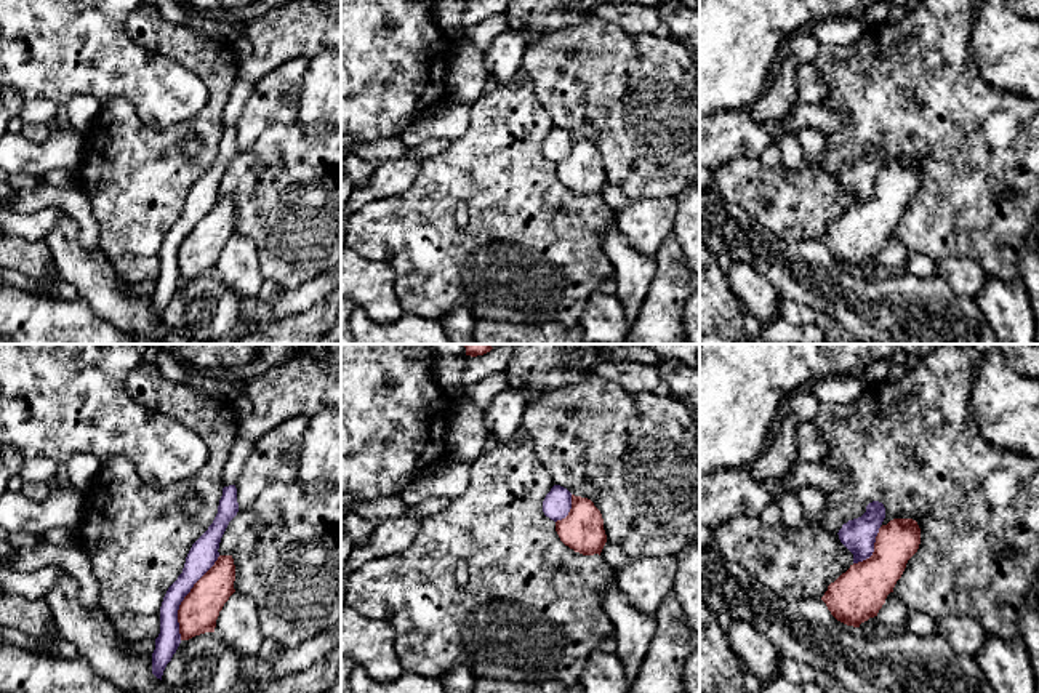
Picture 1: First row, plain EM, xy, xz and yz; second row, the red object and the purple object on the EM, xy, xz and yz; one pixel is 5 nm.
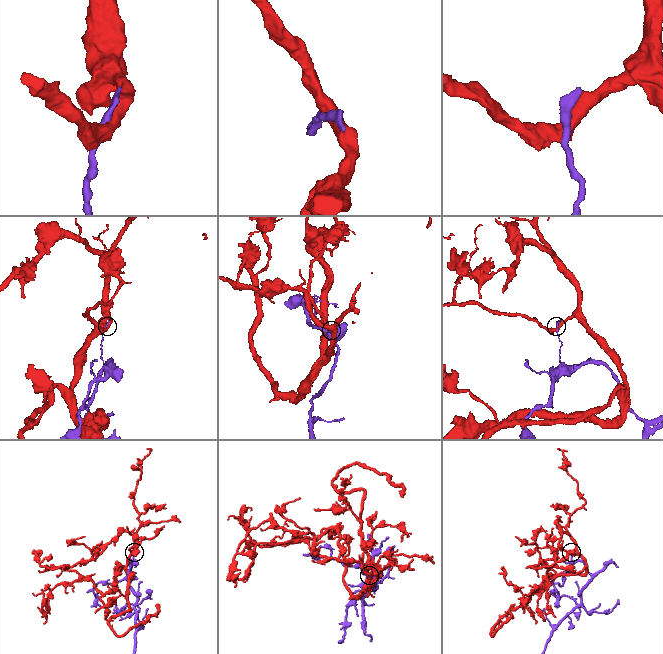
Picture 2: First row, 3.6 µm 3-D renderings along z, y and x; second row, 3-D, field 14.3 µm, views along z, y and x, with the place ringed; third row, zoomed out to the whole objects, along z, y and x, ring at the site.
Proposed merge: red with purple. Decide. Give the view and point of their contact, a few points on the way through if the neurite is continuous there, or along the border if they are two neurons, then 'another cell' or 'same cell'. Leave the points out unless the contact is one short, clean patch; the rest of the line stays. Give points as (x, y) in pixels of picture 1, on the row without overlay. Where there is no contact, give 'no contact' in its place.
xy (184, 239) | another cell

